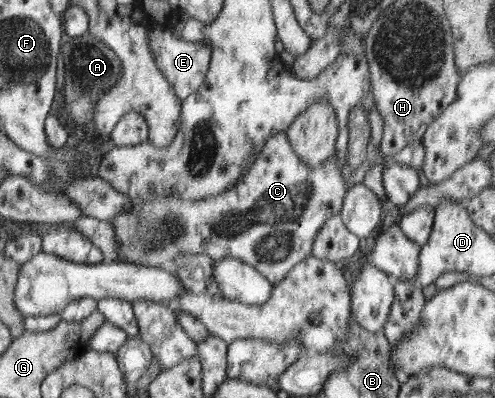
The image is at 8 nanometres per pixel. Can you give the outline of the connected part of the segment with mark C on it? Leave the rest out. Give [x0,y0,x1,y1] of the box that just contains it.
[110,132,349,285]

